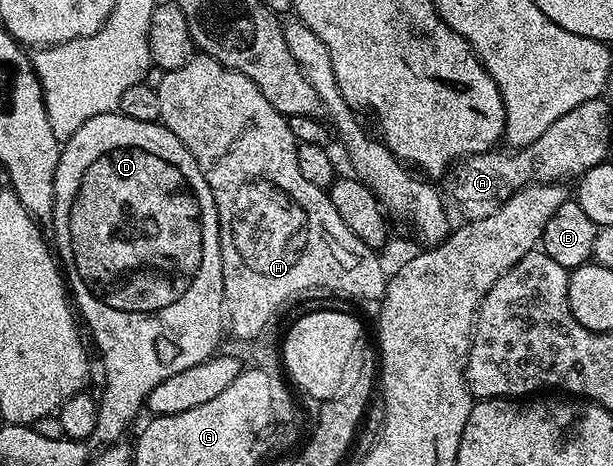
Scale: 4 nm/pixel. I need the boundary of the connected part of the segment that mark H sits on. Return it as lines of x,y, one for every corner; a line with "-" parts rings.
194,55
187,63
177,69
169,69
159,74
160,82
155,82
154,88
158,91
158,103
162,107
160,121
174,135
178,135
181,143
188,148
190,155
198,163
206,183
210,183
210,191
214,195
214,203
218,207
218,219
220,220
220,254
222,255
222,287
224,288
224,311
227,324
230,326
230,333
245,343
251,342
268,322
276,317
275,313
291,299
295,293
300,293
303,289
337,289
340,293
345,293
348,297
365,297
373,303
379,302
384,296
386,284
386,272
384,265
380,262
381,254
377,250
366,247
346,223
342,223
342,215
334,211
334,203
330,203
327,192
314,183
308,182
302,175
302,170
298,168
298,144
296,137
290,131
288,118
279,113
274,107
270,107
270,99
258,91
258,87
246,75
218,63
207,55

